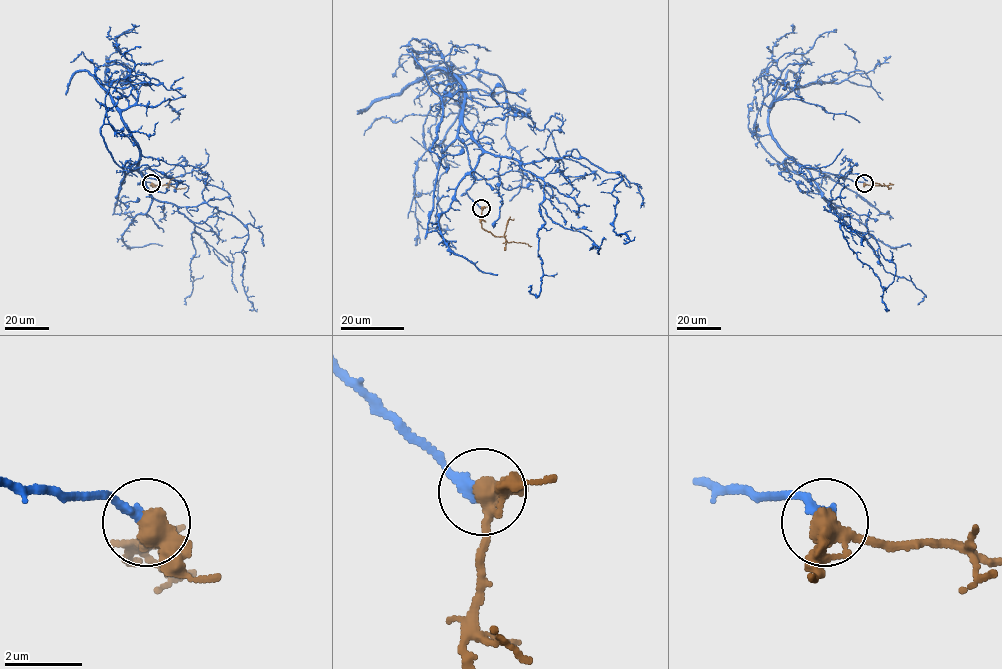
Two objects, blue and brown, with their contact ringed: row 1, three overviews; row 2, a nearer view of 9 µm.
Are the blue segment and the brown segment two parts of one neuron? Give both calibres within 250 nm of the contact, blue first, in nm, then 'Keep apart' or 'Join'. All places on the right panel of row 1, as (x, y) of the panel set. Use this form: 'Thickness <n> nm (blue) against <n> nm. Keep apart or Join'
Thickness 280 nm (blue) against 440 nm. Join

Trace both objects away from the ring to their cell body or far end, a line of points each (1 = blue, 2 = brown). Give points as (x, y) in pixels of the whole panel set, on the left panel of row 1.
1: (151, 183), (135, 169), (157, 200), (207, 203), (246, 228), (242, 285), (257, 309)
2: (151, 183), (177, 189), (186, 187)

